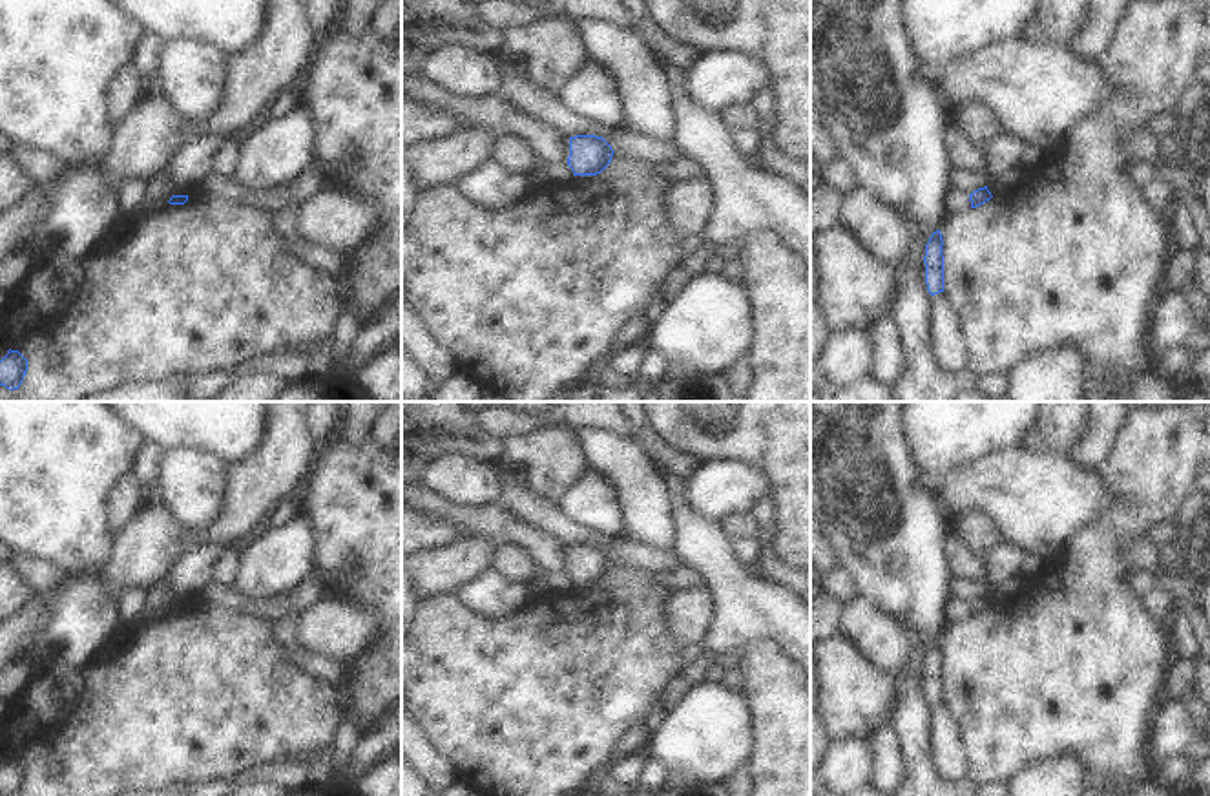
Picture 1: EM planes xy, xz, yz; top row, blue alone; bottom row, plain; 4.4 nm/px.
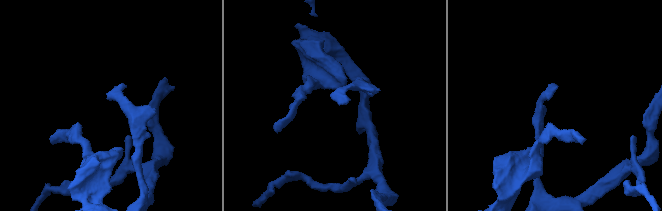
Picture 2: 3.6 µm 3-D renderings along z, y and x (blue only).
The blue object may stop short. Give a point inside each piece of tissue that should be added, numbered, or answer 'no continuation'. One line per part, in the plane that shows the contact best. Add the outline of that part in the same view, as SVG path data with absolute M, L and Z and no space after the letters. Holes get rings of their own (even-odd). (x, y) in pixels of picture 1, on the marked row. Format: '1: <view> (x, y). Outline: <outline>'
no continuation

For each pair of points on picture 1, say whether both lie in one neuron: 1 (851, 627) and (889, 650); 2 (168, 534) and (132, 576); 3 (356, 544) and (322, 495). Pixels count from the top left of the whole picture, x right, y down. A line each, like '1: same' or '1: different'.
1: same
2: same
3: same

